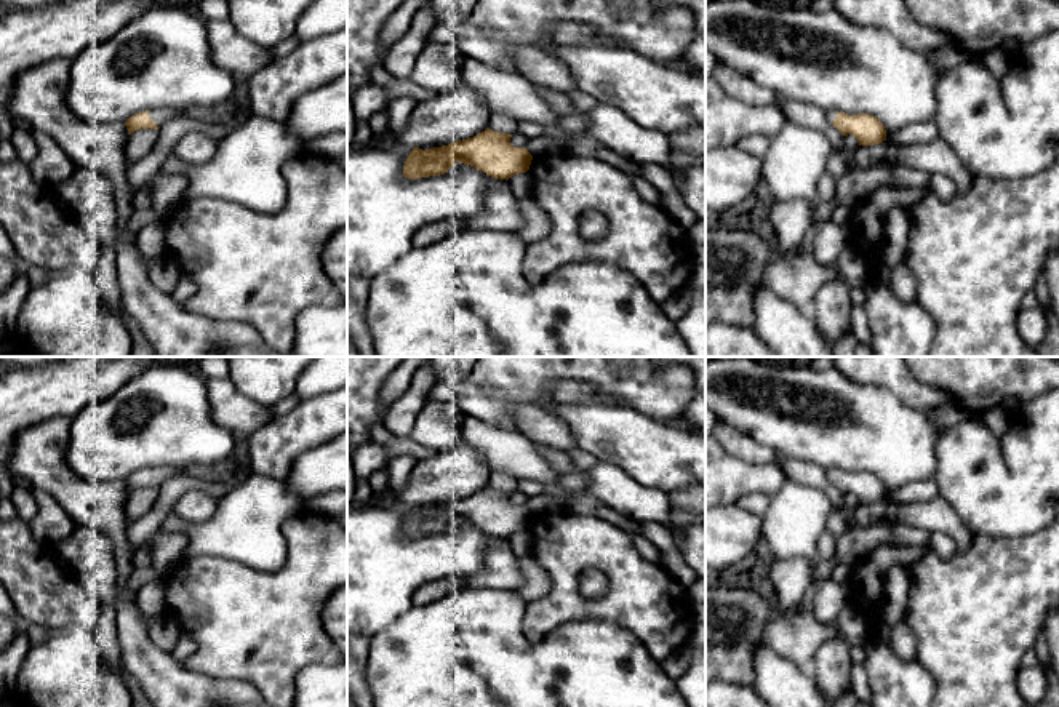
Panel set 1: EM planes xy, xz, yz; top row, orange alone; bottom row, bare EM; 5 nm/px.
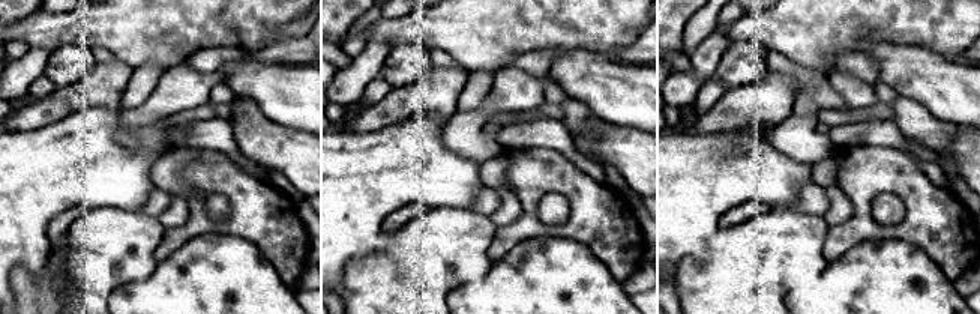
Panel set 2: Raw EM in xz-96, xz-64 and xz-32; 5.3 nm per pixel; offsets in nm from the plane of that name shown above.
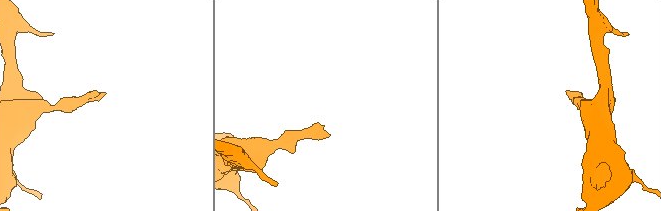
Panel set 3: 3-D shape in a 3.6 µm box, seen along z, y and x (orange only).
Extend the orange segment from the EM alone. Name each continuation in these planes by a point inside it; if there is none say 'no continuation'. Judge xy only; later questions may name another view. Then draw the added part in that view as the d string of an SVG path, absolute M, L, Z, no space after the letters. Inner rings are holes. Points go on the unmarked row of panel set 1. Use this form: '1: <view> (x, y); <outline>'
1: xy (159, 474); M154 467L149 469L149 475L154 478L157 485L162 485L165 480L174 477L174 475L182 475L182 469L173 469L173 467Z

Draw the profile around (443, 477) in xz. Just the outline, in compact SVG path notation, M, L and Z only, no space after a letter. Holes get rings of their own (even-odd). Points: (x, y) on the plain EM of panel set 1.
M459 446L418 461L408 483L392 491L395 505L442 505L474 496L490 485L491 472L472 446Z

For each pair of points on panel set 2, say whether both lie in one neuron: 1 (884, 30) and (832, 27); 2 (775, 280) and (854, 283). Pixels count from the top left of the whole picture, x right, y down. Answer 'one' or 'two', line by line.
1: one
2: two

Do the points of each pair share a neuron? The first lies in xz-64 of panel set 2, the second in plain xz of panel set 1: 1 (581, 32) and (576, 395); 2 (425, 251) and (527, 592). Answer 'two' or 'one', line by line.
1: two
2: two

